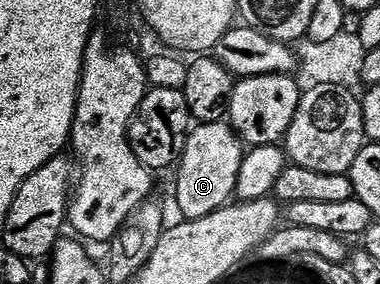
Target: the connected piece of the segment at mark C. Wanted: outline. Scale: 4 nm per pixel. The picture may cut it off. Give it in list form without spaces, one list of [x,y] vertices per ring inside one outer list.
[[[214,121],[208,125],[198,124],[187,137],[185,151],[179,158],[175,172],[175,201],[184,220],[204,218],[213,211],[222,209],[235,197],[237,175],[245,146],[230,124]]]

